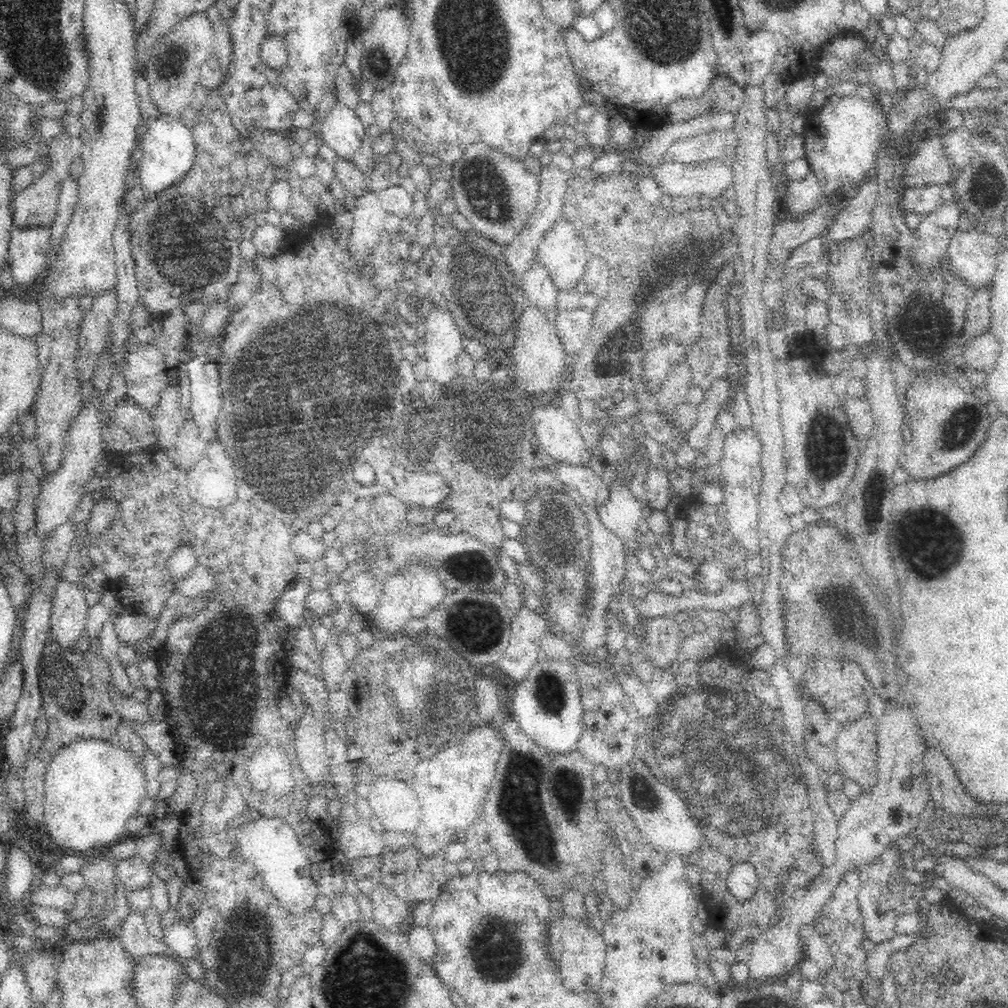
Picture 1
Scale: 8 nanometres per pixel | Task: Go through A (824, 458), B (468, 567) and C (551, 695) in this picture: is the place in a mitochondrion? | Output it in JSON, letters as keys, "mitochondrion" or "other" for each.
{"A":"mitochondrion","B":"mitochondrion","C":"mitochondrion"}

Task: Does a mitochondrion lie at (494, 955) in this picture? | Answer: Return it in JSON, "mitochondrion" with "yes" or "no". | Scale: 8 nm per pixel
{"mitochondrion":"yes"}

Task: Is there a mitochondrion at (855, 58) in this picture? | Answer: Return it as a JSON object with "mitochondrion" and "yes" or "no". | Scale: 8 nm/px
{"mitochondrion":"no"}

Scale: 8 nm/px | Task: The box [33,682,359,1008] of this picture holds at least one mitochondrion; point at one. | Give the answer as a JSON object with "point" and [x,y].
{"point":[245,949]}

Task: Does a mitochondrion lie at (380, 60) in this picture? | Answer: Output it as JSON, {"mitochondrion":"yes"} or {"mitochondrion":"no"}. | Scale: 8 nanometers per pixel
{"mitochondrion":"yes"}

